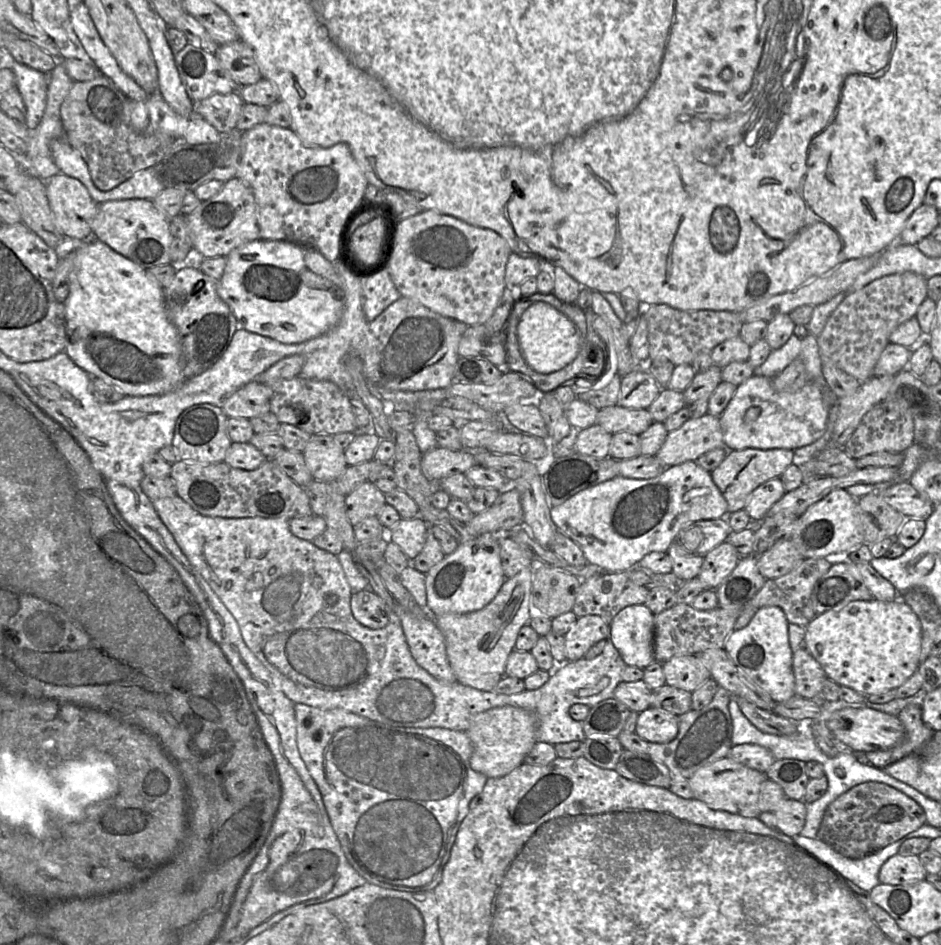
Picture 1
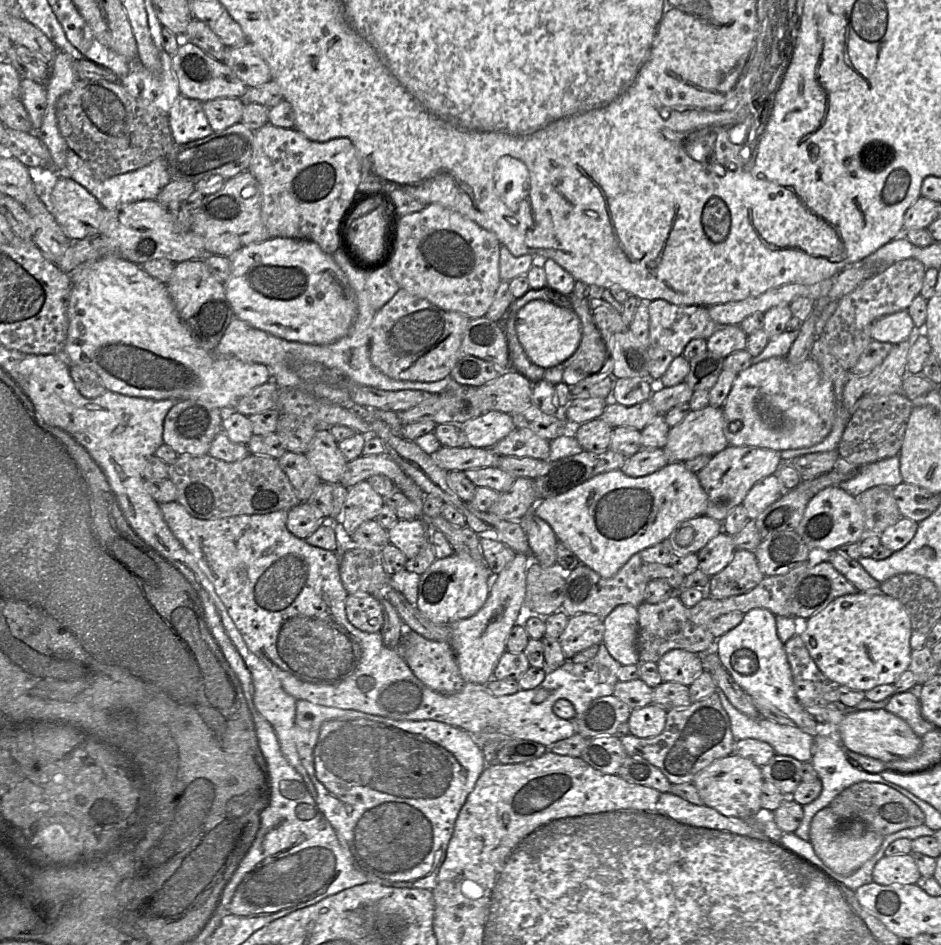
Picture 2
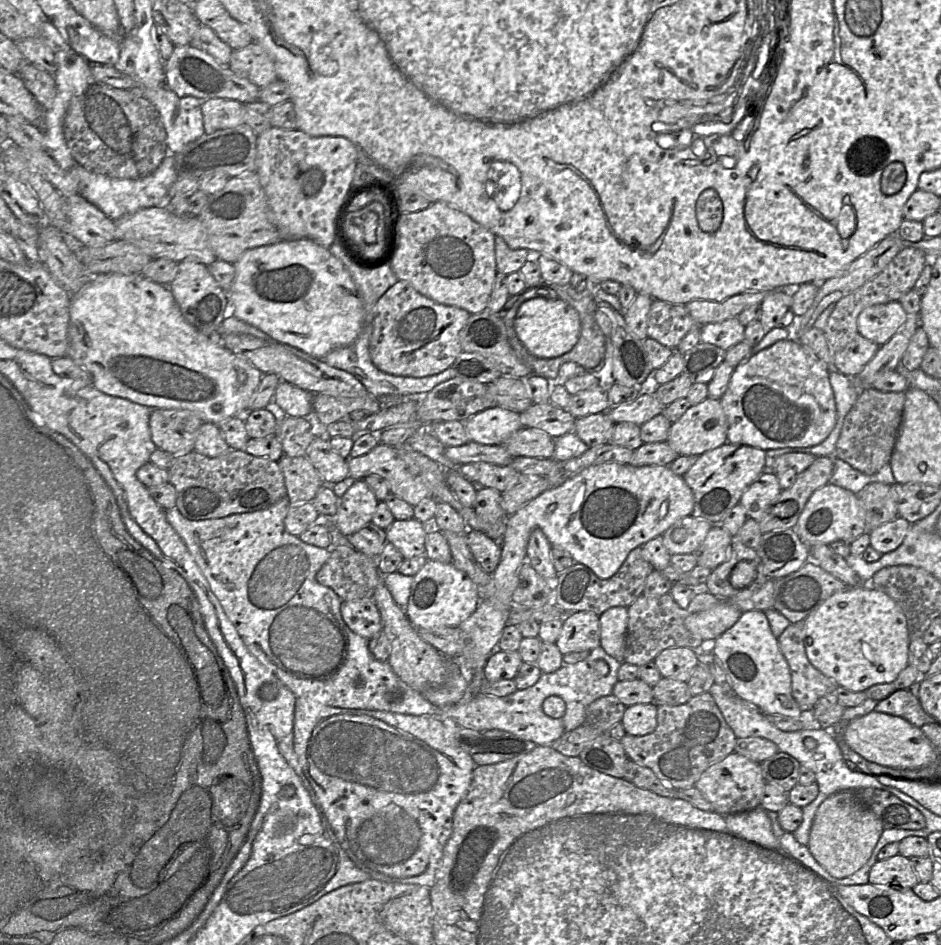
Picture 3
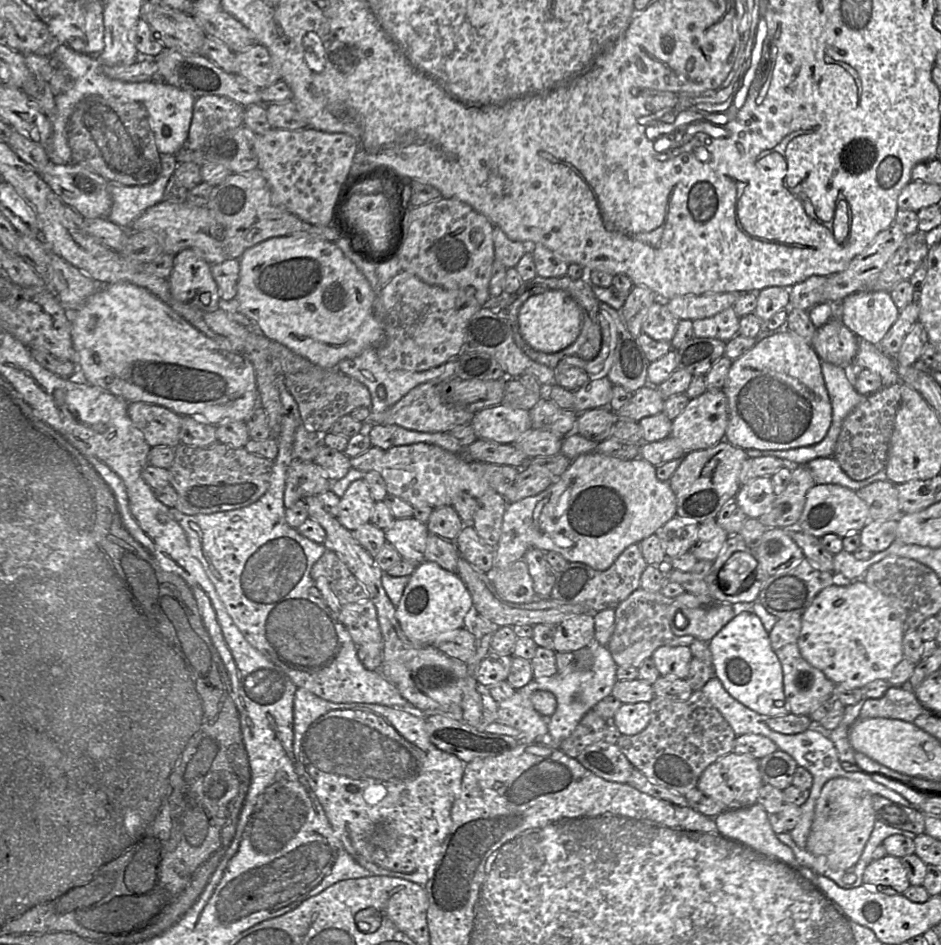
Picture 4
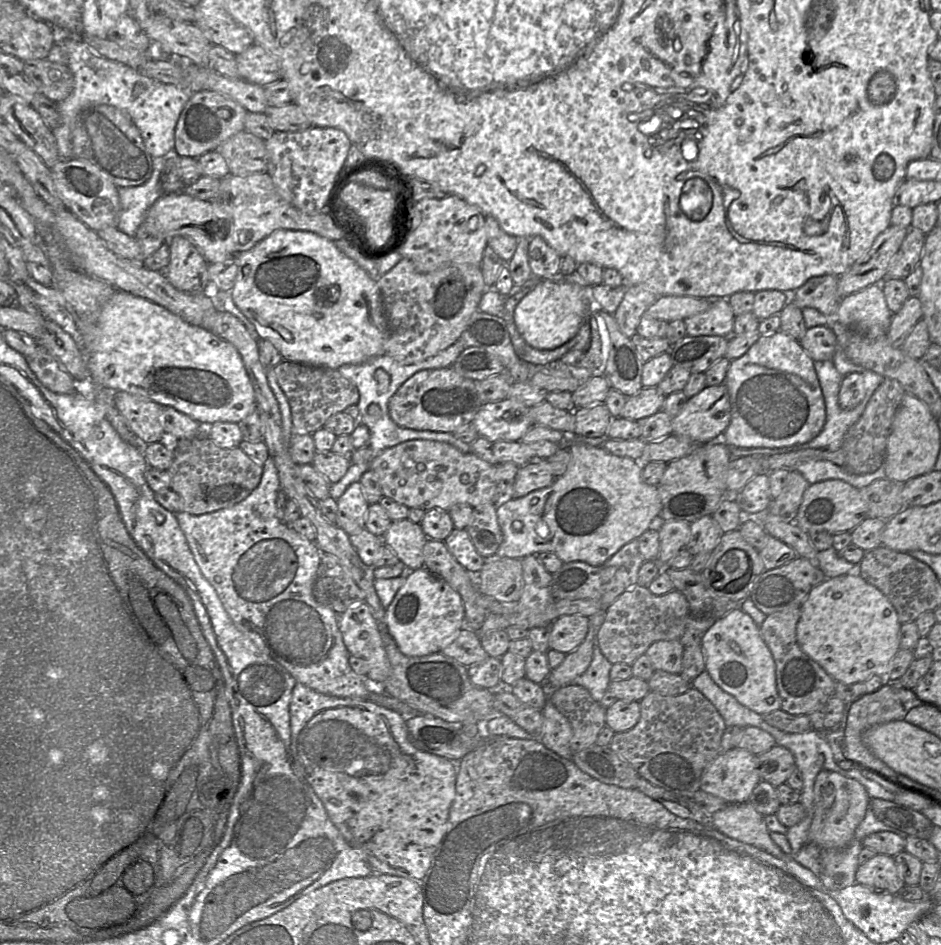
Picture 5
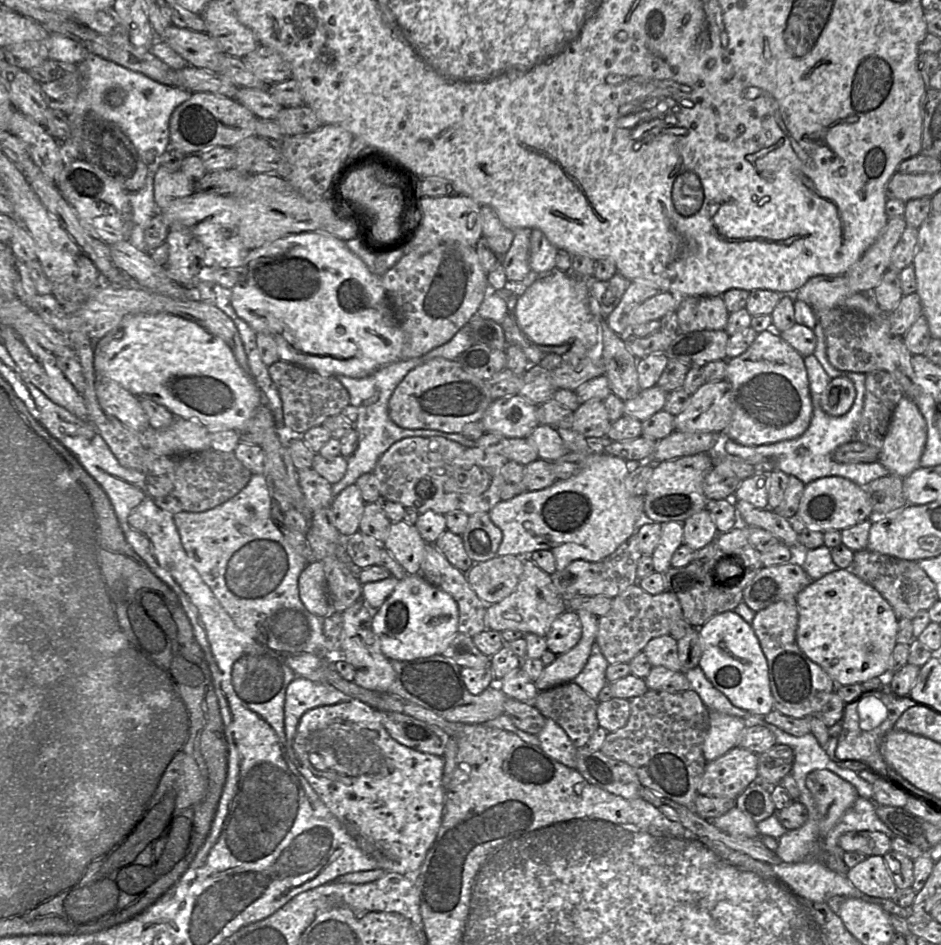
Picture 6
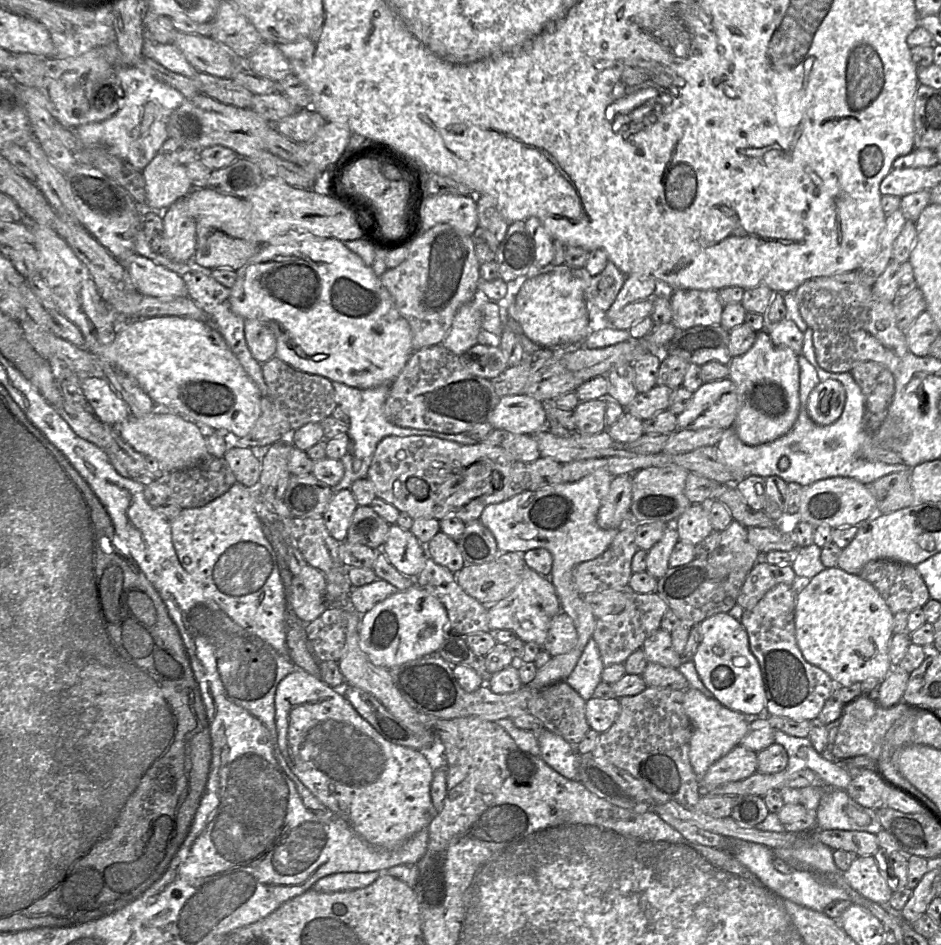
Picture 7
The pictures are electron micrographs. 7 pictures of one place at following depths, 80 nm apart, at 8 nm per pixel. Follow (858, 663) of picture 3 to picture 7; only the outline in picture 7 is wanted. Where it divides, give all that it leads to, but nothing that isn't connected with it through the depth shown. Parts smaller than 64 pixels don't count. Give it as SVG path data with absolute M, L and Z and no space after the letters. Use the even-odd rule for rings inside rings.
M836 567L825 568L802 585L796 584L795 638L803 657L824 670L836 686L849 686L869 678L884 679L892 670L889 643L894 614L878 591L860 575Z

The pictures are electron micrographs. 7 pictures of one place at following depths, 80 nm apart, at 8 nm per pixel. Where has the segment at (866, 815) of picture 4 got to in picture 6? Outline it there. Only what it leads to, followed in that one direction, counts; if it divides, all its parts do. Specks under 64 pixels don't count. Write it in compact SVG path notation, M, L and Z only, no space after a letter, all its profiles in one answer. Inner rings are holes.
M829 770L811 771L805 783L817 805L820 839L823 839L853 807L859 794L851 783Z

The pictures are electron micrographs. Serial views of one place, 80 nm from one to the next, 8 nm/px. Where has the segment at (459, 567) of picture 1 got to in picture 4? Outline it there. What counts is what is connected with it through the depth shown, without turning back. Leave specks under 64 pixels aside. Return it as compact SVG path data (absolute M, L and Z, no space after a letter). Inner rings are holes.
M424 561L411 574L396 606L395 616L412 643L428 646L433 645L440 635L462 628L472 609L471 594L460 576L441 568L437 563Z

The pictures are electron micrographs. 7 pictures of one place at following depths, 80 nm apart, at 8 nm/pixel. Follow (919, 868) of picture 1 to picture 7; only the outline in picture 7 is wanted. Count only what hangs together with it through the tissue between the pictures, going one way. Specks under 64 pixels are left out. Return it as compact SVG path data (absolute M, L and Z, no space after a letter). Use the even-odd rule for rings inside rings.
M858 856L843 874L852 888L878 904L888 902L894 893L881 874L874 856Z

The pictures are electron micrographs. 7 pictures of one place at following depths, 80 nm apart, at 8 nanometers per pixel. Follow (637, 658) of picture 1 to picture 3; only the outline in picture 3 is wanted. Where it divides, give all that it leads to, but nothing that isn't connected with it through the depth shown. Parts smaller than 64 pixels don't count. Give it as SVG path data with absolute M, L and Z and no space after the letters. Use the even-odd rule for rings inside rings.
M612 607L599 616L600 645L617 661L624 662L628 626L628 608Z

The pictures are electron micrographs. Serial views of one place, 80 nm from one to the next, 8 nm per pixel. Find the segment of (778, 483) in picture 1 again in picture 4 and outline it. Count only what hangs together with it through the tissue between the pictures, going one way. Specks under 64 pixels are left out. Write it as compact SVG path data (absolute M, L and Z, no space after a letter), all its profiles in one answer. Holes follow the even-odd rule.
M762 476L741 485L734 500L747 517L759 519L776 497L771 477Z

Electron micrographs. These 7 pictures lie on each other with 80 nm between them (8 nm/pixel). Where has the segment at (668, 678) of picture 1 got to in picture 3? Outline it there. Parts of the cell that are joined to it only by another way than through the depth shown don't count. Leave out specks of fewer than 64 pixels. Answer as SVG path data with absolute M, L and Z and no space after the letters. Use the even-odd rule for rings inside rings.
M671 647L661 651L654 662L662 677L688 682L699 663L695 650L688 647Z

